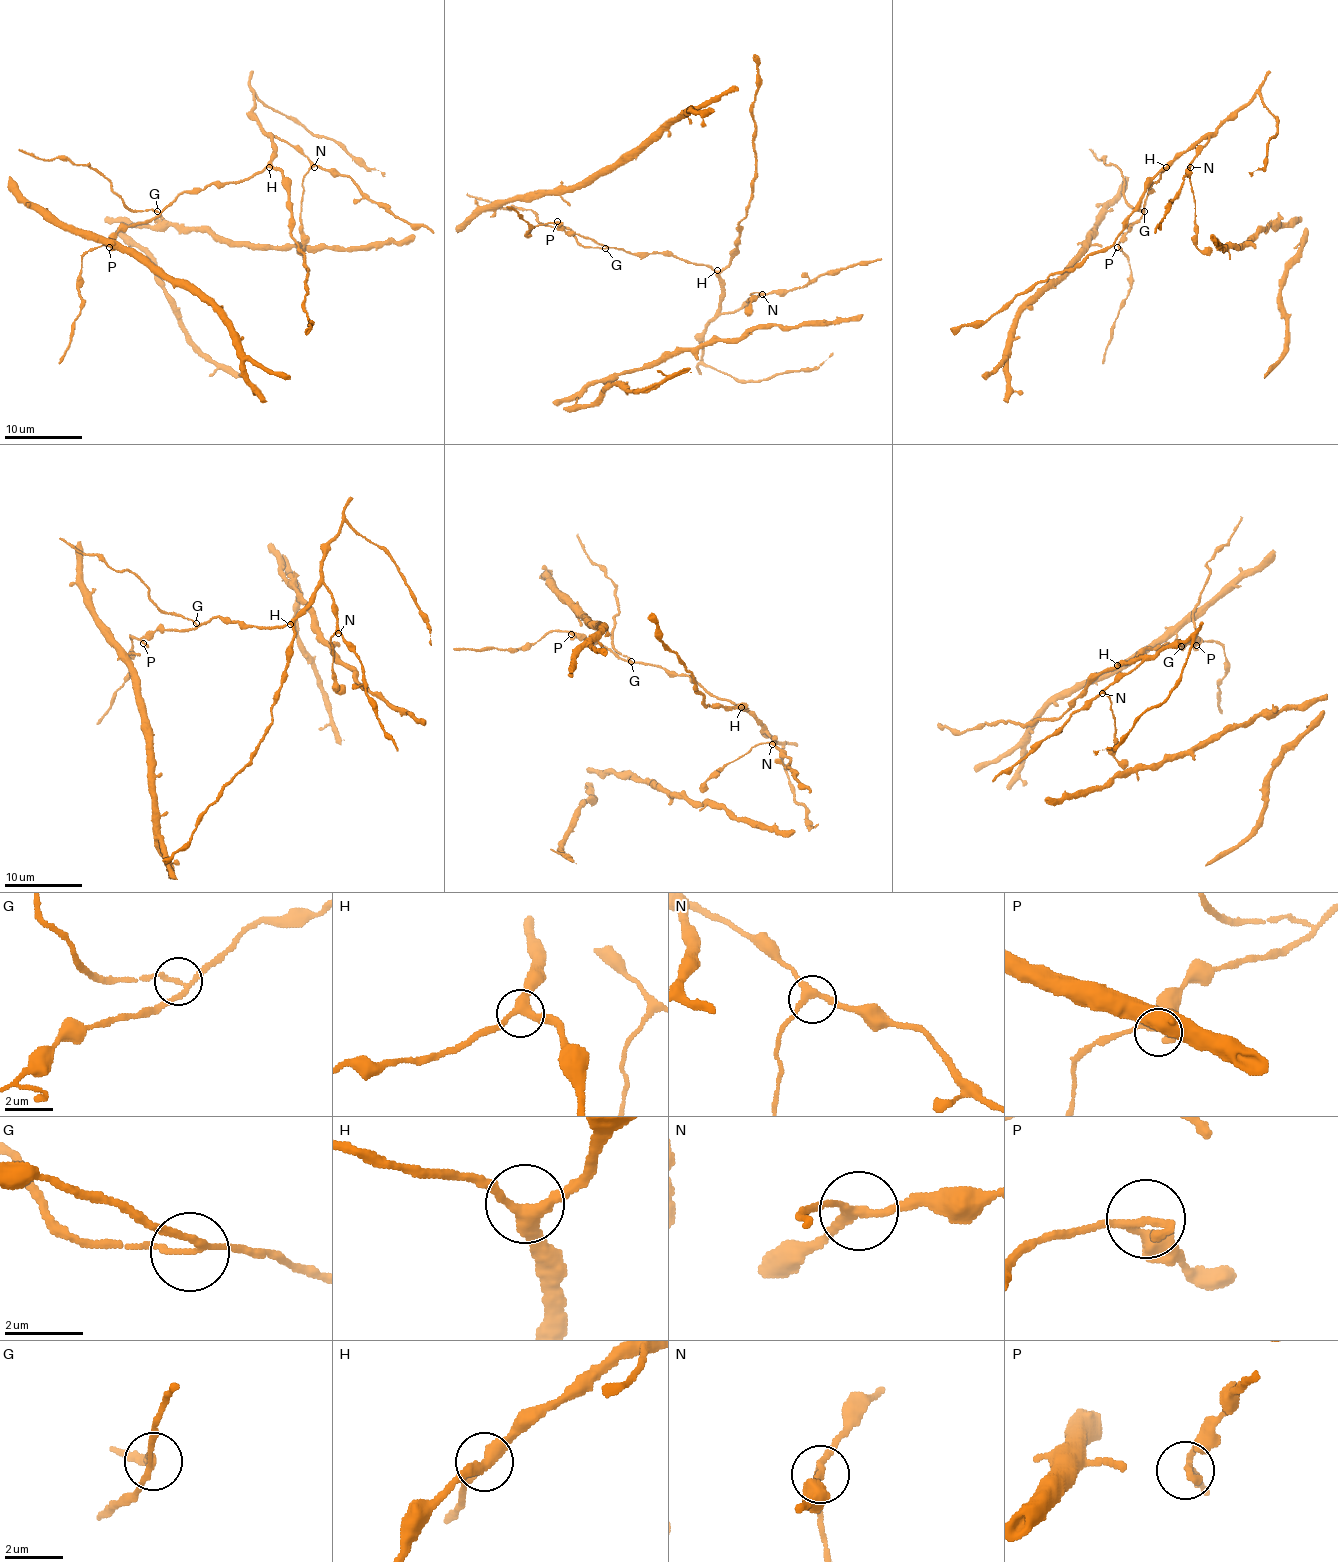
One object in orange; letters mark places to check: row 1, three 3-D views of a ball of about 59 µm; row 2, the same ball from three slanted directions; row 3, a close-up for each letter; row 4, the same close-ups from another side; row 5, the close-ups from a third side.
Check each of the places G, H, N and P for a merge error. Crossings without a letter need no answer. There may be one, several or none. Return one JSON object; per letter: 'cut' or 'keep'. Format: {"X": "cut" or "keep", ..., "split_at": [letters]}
{"G": "cut", "H": "keep", "N": "keep", "P": "keep", "split_at": ["G"]}

